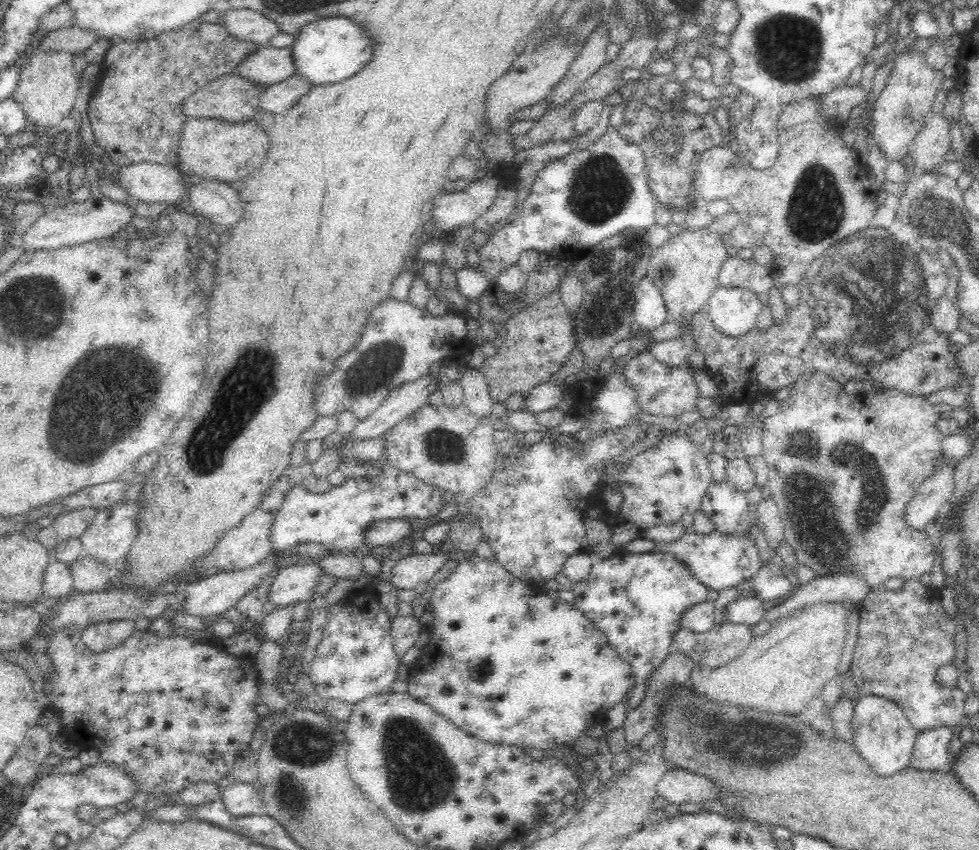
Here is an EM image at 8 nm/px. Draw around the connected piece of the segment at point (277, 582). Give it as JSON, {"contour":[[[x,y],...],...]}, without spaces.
{"contour":[[[298,562],[280,569],[270,581],[267,597],[271,607],[279,609],[296,601],[306,601],[314,593],[322,571],[316,562]]]}

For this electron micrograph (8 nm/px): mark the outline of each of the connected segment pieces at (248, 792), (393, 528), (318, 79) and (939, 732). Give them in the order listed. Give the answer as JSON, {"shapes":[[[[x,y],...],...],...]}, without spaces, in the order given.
{"shapes":[[[[235,781],[235,783],[222,789],[220,800],[226,810],[236,817],[246,817],[258,814],[258,806],[262,798],[258,787],[251,783]]],[[[376,519],[365,526],[363,544],[372,546],[376,550],[382,550],[394,543],[398,544],[408,540],[411,534],[412,527],[410,527],[408,519]]],[[[332,17],[310,21],[294,35],[294,41],[289,46],[294,65],[293,75],[312,87],[336,84],[356,74],[370,60],[372,47],[362,27],[356,26],[350,18]]],[[[950,727],[920,732],[916,738],[909,766],[921,771],[944,769],[949,762],[948,748],[954,735],[954,730]]]]}

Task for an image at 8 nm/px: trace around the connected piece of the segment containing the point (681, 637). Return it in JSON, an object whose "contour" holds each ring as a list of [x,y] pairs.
{"contour":[[[724,622],[700,634],[681,627],[674,634],[672,649],[690,657],[707,673],[736,660],[750,644],[751,638],[750,626],[744,624]]]}

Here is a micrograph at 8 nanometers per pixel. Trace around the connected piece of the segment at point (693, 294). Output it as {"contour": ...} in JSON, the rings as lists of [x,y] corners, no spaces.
{"contour":[[[686,230],[654,249],[647,275],[660,291],[669,320],[692,317],[700,309],[705,309],[707,300],[718,287],[717,274],[726,258],[724,245],[718,236],[708,236],[708,230]]]}

